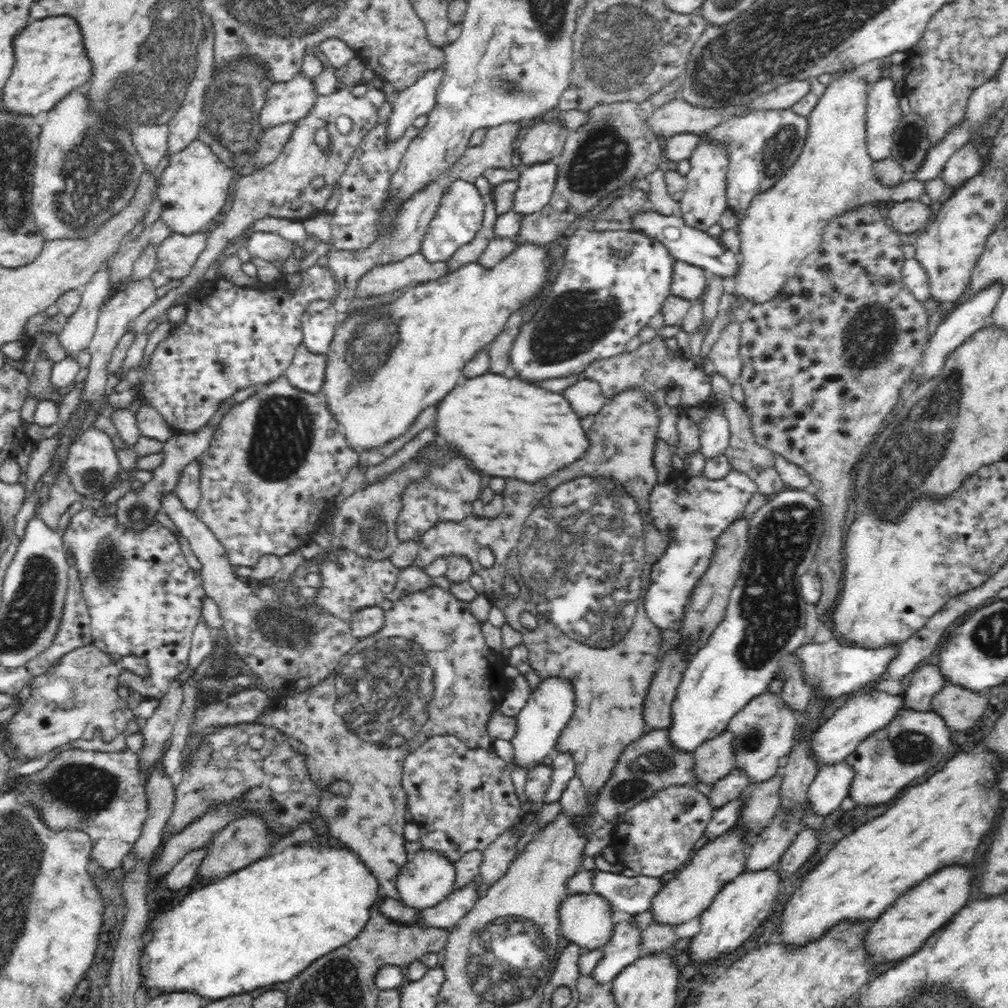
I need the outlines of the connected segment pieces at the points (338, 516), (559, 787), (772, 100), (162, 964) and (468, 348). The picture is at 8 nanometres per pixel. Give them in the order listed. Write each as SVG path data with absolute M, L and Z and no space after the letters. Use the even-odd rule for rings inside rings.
M422 460L406 461L392 474L382 479L378 484L357 490L350 498L346 498L340 504L340 511L337 511L333 518L334 535L340 539L341 546L353 551L356 555L378 561L390 559L392 551L401 543L397 538L397 517L399 511L403 510L401 494L408 484L408 480L423 478L429 471L429 464L422 464ZM346 540L346 544L344 544Z
M555 753L550 768L553 770L553 776L550 787L543 797L543 804L558 803L568 783L574 777L578 777L575 760L570 753Z
M794 81L772 90L766 96L756 97L749 108L760 109L790 109L796 101L813 92L808 81Z
M292 845L287 847L284 852L274 854L272 858L259 860L251 865L246 865L242 870L230 873L216 881L207 882L189 892L178 904L156 912L149 922L149 931L142 946L142 958L140 958L140 966L142 963L148 964L146 970L141 970L140 987L149 993L171 992L191 992L202 997L206 1003L210 1001L220 1000L224 997L240 996L240 994L250 994L253 990L264 988L276 983L286 983L298 977L304 970L307 970L314 962L328 955L329 952L342 947L349 943L358 935L358 932L365 928L369 916L372 914L374 902L378 902L378 882L376 877L366 870L366 864L360 864L360 860L342 848L326 848L326 846L300 846Z
M526 243L516 246L494 268L487 269L479 262L468 263L436 280L399 291L393 297L387 295L380 306L344 314L336 324L334 338L326 352L320 392L326 396L326 407L337 420L350 449L377 449L397 439L423 410L438 404L452 388L456 388L456 382L462 376L460 368L464 368L477 352L486 349L502 332L510 316L544 288L546 266L544 246Z

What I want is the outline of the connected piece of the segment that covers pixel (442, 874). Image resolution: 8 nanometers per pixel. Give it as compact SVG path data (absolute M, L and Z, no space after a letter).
M421 849L411 855L410 862L400 868L396 876L396 890L404 906L420 911L442 902L451 893L454 880L456 869L448 859L442 857L438 851Z

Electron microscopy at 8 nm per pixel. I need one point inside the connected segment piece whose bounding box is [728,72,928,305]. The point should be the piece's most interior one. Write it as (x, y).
(782, 226)

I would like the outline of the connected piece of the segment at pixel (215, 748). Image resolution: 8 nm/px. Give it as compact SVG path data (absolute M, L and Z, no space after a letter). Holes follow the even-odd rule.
M254 723L222 725L220 730L207 731L198 748L180 768L181 781L174 786L174 808L166 820L168 832L182 832L190 823L203 817L220 805L238 803L240 810L234 819L258 815L266 820L270 835L278 840L288 836L302 823L308 823L318 835L330 837L325 820L318 817L319 790L310 774L300 750L290 746L286 733L272 727ZM250 736L262 736L264 746L253 750L248 745ZM220 772L224 774L220 780Z

